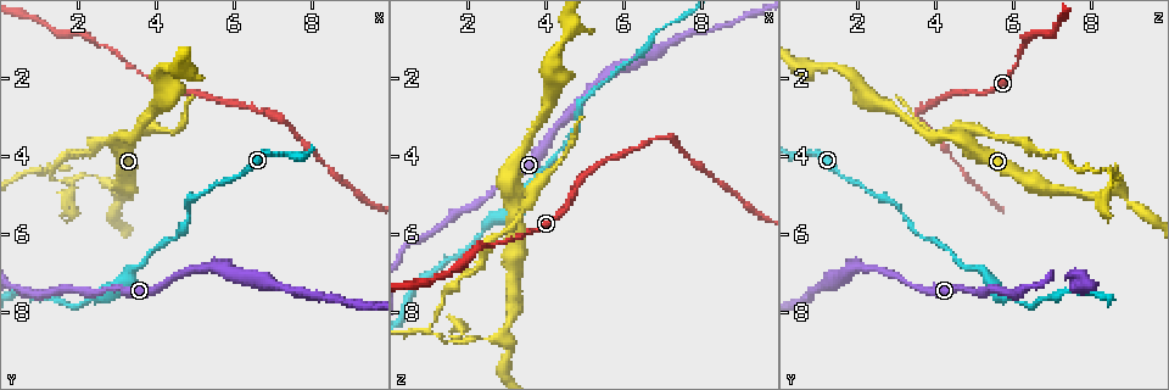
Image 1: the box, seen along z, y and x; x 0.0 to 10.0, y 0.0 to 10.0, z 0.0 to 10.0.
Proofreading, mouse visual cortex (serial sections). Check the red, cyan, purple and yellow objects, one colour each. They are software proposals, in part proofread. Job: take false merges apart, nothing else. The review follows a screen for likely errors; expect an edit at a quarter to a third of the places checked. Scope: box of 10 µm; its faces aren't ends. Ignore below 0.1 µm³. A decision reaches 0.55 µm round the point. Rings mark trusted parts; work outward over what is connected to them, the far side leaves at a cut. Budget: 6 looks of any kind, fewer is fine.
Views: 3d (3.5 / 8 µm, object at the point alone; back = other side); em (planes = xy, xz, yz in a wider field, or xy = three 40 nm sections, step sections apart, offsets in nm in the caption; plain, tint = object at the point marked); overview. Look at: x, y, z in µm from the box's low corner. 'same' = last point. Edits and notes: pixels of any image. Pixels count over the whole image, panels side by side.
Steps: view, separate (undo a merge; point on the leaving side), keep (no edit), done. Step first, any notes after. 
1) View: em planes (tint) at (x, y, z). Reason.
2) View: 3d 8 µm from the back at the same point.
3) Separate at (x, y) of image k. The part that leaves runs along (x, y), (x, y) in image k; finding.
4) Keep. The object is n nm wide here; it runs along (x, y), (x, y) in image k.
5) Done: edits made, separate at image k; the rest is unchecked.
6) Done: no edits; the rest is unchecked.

View: 3d 3.5 µm at (2.65, 7.45, 4.90). Thin neck.

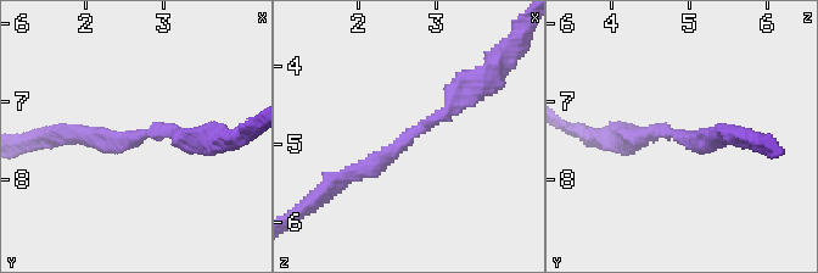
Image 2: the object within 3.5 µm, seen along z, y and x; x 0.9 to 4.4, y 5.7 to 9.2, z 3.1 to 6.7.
View: em xy step 3 (tint) at (2.70, 7.40, 4.85). The arms are 250, 250 nm wide; now the EM.

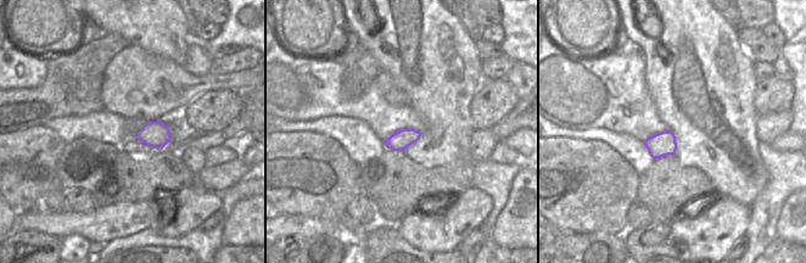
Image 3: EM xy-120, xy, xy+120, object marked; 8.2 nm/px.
Keep. The object is 160 nm wide here; it runs along (481, 83), (376, 165), (346, 177) in image 2; one cell here.

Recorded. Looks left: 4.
View: 3d 3.5 µm at (2.90, 4.85, 8.55). A narrow waist.

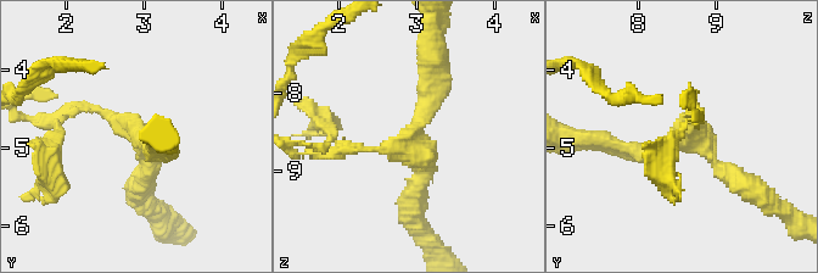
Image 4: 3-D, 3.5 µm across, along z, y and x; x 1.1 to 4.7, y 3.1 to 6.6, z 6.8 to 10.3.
View: em planes (tint) at (2.95, 4.90, 8.50). 3 arms meet here; the arms are 100, 200, 250 nm wide; shape alone is not enough.

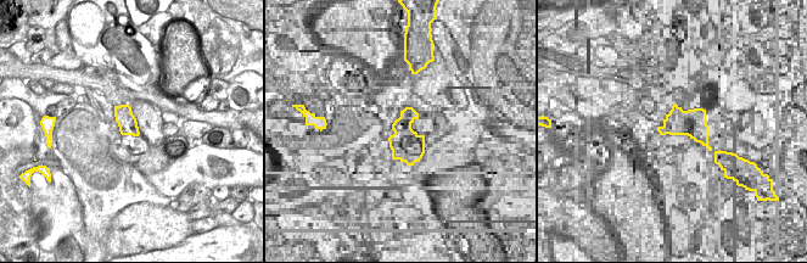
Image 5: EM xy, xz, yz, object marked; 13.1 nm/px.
Keep. It runs along (431, 67), (405, 145), (346, 151) in image 4; continuous, no second cell.

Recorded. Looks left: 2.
View: 3d 3.5 µm from the back at (1.10, 4.35, 8.55). Abrupt turn.

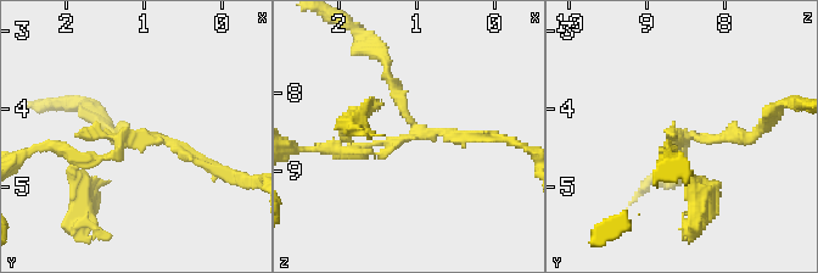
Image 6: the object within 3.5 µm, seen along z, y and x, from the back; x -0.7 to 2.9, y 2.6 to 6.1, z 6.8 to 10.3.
View: em xy step 3 (tint) at (1.05, 4.35, 8.50). Shape alone is not enough.

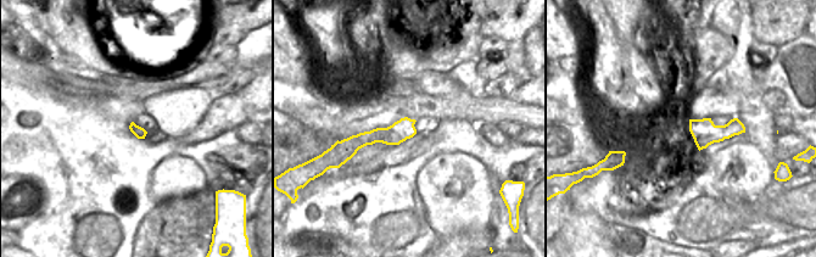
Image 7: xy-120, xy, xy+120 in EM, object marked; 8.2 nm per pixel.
Separate at (711, 139) of image 6. The part that leaves runs along (672, 143), (760, 128) in image 6; a second cell is stuck on.

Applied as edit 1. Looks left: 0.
Done: edits made, separate at image 6; the rest is unchecked.

